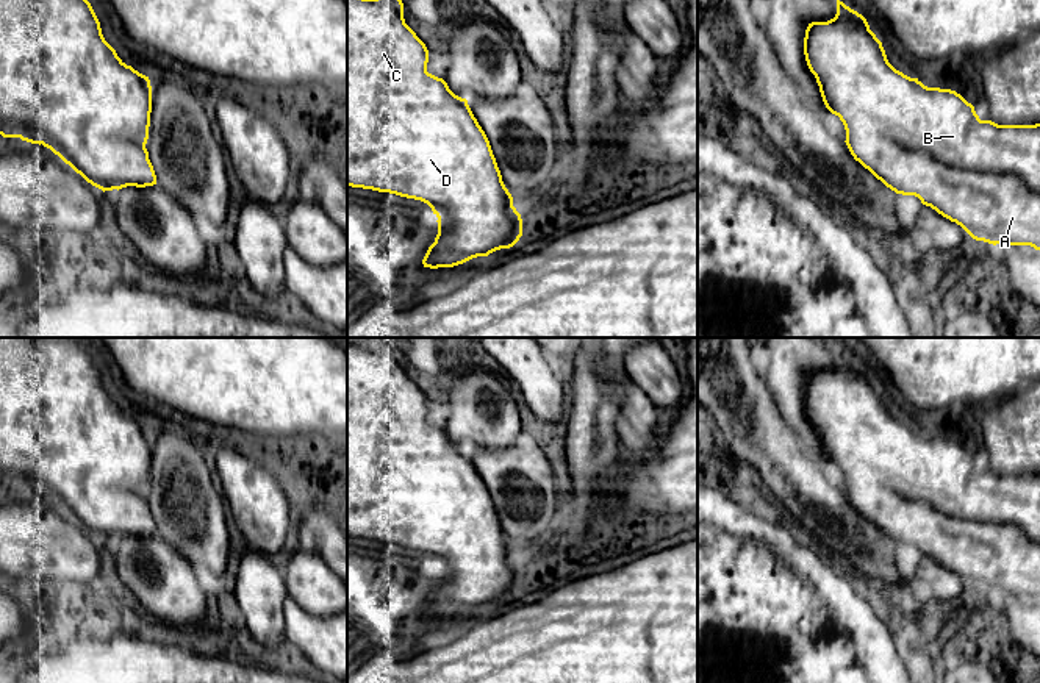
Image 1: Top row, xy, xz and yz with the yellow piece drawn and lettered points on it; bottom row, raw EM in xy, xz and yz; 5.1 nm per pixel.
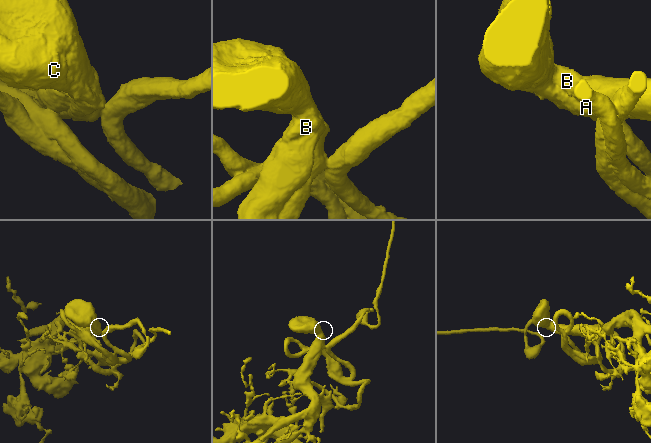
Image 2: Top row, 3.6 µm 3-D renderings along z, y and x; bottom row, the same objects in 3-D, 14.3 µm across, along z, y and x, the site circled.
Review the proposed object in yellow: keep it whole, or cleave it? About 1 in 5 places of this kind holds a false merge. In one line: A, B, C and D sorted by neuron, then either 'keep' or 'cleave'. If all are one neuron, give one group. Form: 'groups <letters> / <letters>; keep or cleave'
groups A B C D; keep

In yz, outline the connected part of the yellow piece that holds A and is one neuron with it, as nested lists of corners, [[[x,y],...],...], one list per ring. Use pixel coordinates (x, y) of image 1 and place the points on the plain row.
[[[838,349],[834,369],[809,374],[804,405],[826,458],[845,475],[851,505],[887,538],[918,547],[976,591],[1040,600],[1040,474],[998,475],[981,470],[974,456],[956,441],[927,438],[918,428],[896,420],[866,369]]]

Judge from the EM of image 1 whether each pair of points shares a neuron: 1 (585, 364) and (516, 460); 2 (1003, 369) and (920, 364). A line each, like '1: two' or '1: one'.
1: two
2: one

